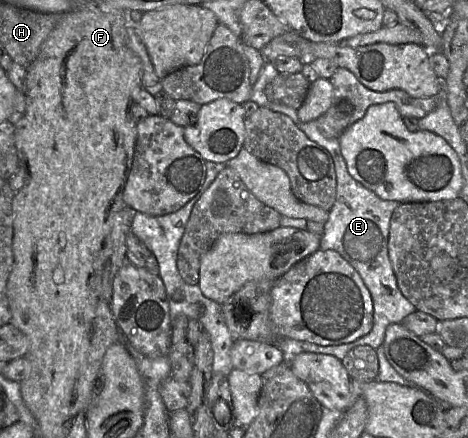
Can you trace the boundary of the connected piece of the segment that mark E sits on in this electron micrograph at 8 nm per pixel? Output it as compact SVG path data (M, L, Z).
M244 42L243 50L249 62L249 80L253 85L250 100L259 107L267 107L275 112L287 115L311 141L324 147L331 154L337 182L336 200L329 211L329 218L324 224L324 232L319 246L321 250L334 250L338 252L359 273L365 286L370 291L373 302L372 330L367 335L353 342L336 346L321 346L310 342L282 338L272 345L276 346L283 353L285 360L300 353L327 354L342 360L350 350L359 345L368 345L376 350L383 344L385 331L389 325L401 323L405 317L416 311L415 306L403 296L398 288L388 253L391 216L401 203L379 198L374 192L364 187L350 175L341 154L339 139L325 137L320 132L315 121L301 122L297 110L284 104L270 101L265 94L265 87L278 76L279 72L273 63L265 60L260 50L248 46Z

